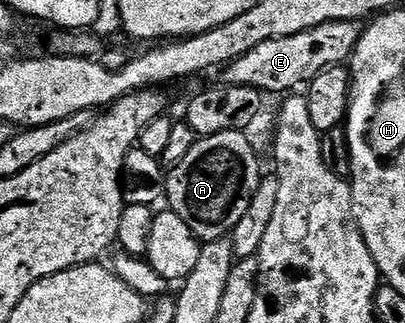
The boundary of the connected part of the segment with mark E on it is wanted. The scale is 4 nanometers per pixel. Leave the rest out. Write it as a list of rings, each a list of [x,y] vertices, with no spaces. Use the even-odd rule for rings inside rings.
[[[355,20],[325,22],[291,36],[281,36],[249,48],[241,57],[234,58],[225,67],[226,85],[252,86],[253,89],[268,95],[291,92],[294,86],[302,87],[312,82],[326,66],[342,66],[351,57],[355,45],[363,34],[364,27]],[[282,90],[287,90],[283,91]]]

